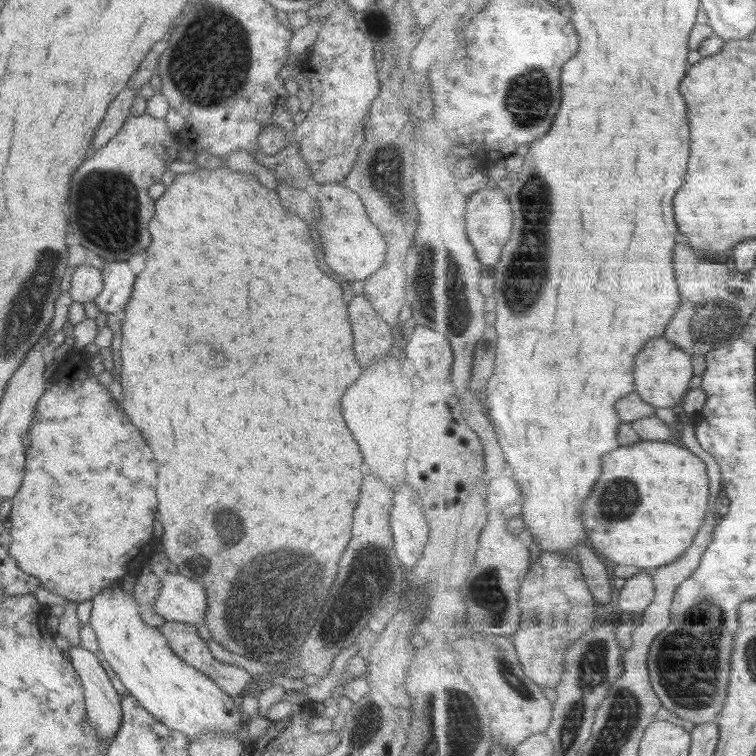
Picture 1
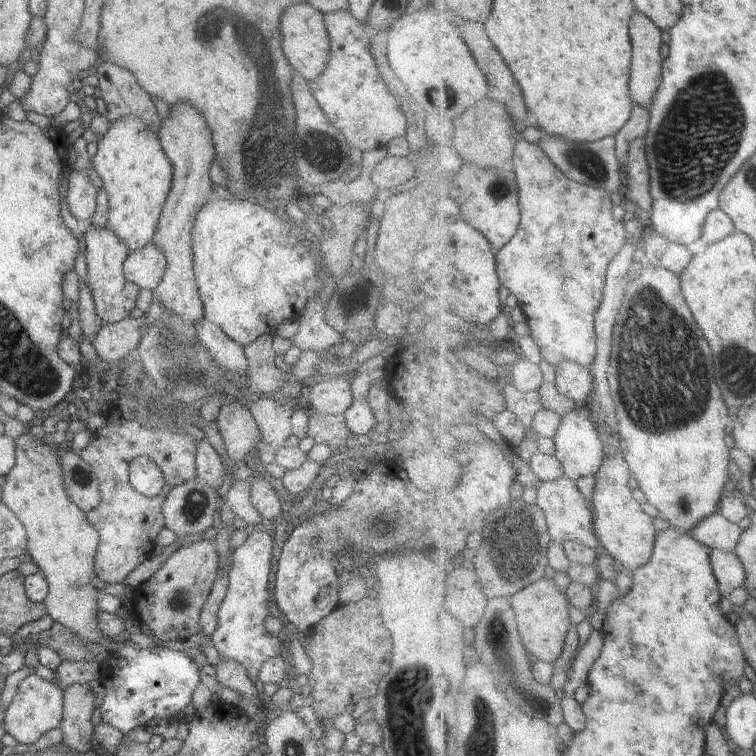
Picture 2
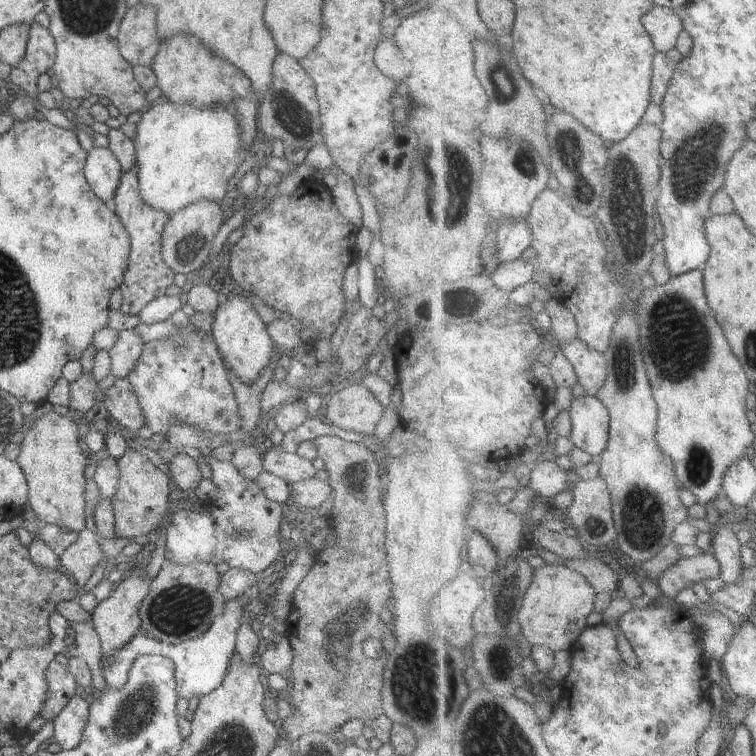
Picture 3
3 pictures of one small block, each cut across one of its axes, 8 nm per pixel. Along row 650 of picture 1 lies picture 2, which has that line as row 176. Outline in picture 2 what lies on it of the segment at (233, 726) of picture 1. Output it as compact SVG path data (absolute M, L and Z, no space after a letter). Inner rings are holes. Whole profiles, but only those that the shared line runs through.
M122 116L102 136L91 162L108 196L108 228L128 246L129 253L153 243L172 184L172 164L162 152L159 137L136 116Z

